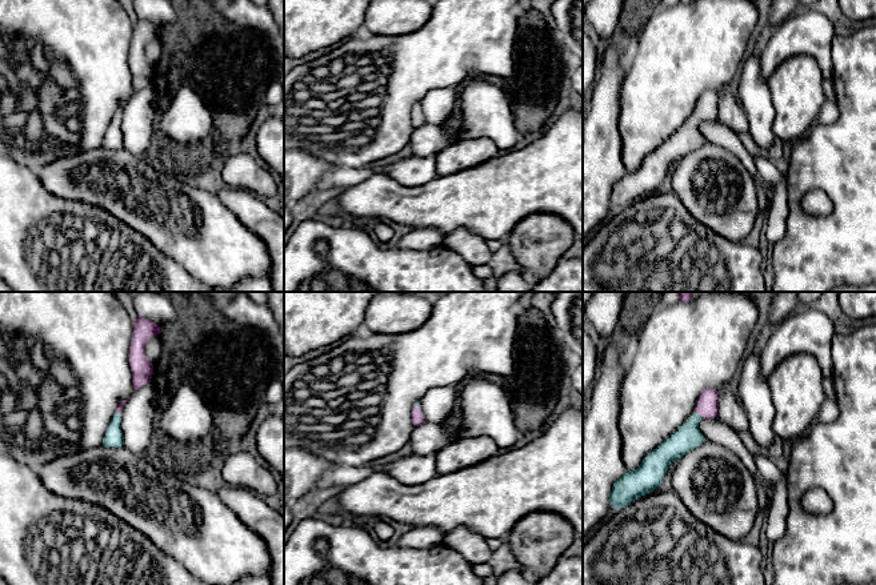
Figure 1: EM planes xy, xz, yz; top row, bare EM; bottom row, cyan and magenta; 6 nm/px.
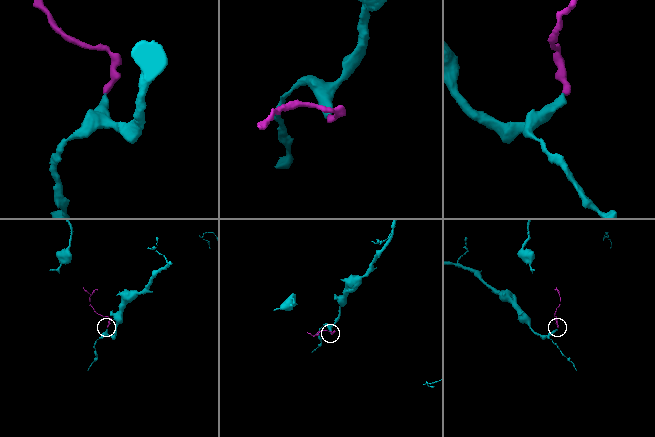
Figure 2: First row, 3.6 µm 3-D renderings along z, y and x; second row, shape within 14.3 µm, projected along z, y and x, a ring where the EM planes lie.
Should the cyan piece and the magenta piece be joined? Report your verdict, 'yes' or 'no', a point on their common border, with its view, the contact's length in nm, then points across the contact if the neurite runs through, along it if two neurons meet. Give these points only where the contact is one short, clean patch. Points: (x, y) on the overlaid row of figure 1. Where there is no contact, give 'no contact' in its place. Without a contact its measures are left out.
yes | yz (699, 415) | 70 nm | across yz (688, 436), (691, 425), (699, 415), (707, 407)

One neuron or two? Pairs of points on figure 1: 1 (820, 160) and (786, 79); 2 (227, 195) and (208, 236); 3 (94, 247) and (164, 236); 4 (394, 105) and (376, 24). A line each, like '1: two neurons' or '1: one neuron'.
1: two neurons
2: two neurons
3: two neurons
4: two neurons

